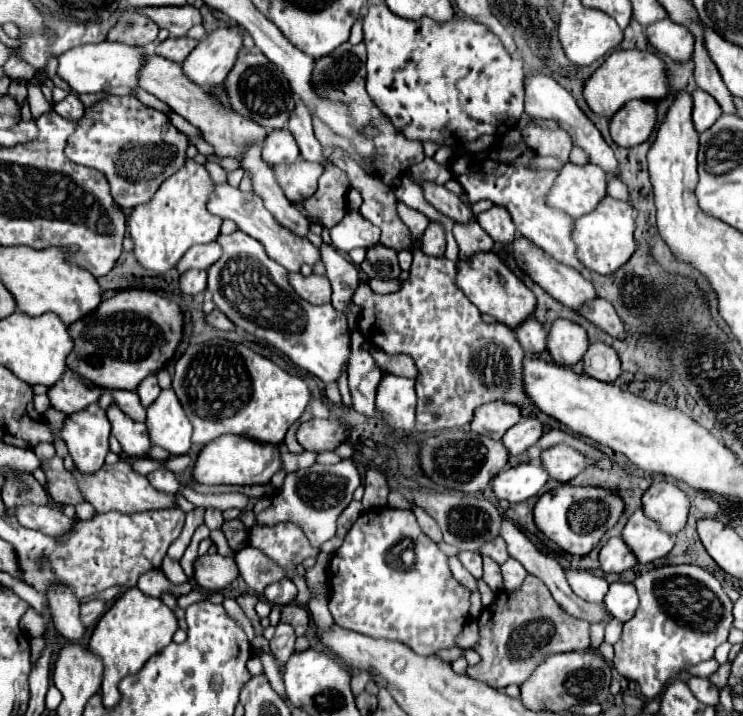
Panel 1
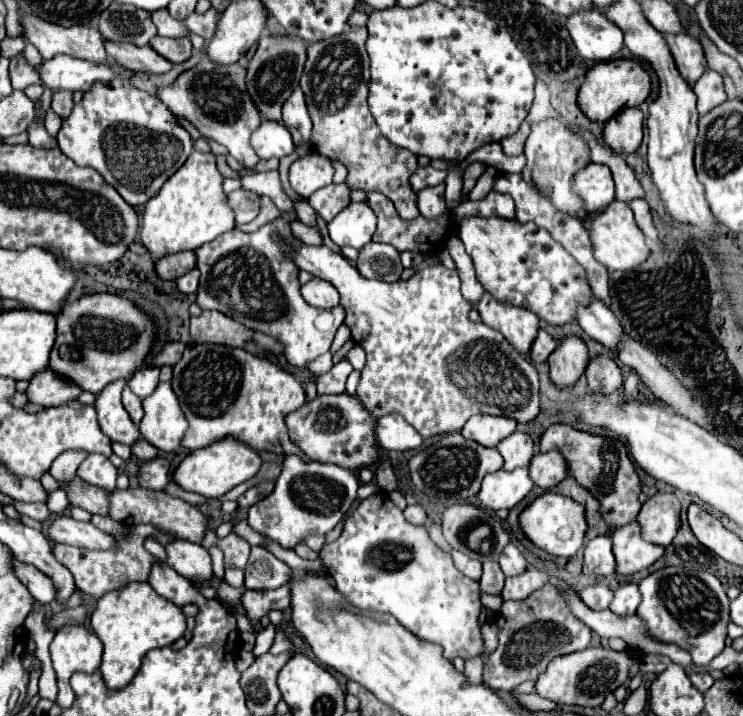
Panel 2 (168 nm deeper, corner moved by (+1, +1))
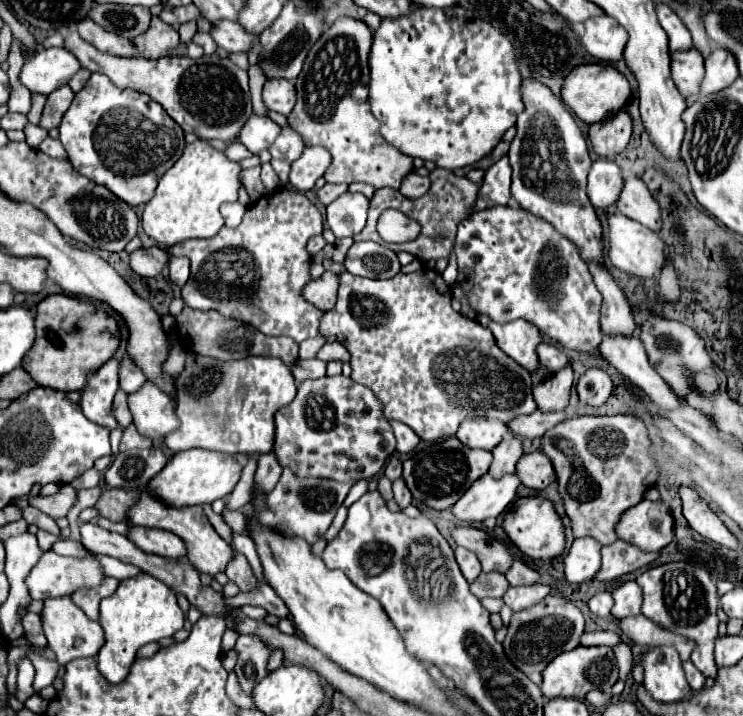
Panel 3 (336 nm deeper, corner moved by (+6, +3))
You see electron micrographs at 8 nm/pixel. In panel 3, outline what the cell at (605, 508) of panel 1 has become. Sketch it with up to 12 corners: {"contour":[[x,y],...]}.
{"contour":[[542,496],[518,498],[504,532],[534,560],[566,548],[562,518]]}

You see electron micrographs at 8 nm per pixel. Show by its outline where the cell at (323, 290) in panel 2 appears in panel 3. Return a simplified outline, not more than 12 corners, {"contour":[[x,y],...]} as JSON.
{"contour":[[324,272],[304,286],[302,296],[328,312],[336,304],[338,278]]}

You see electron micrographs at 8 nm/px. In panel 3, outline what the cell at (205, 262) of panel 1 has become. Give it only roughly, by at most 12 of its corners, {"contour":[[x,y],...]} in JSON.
{"contour":[[158,246],[130,254],[130,266],[140,276],[158,276],[170,254]]}

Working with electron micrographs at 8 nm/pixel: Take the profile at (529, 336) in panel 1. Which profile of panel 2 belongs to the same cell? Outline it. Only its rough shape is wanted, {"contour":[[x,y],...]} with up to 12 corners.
{"contour":[[545,330],[533,342],[529,358],[547,362],[557,340]]}

